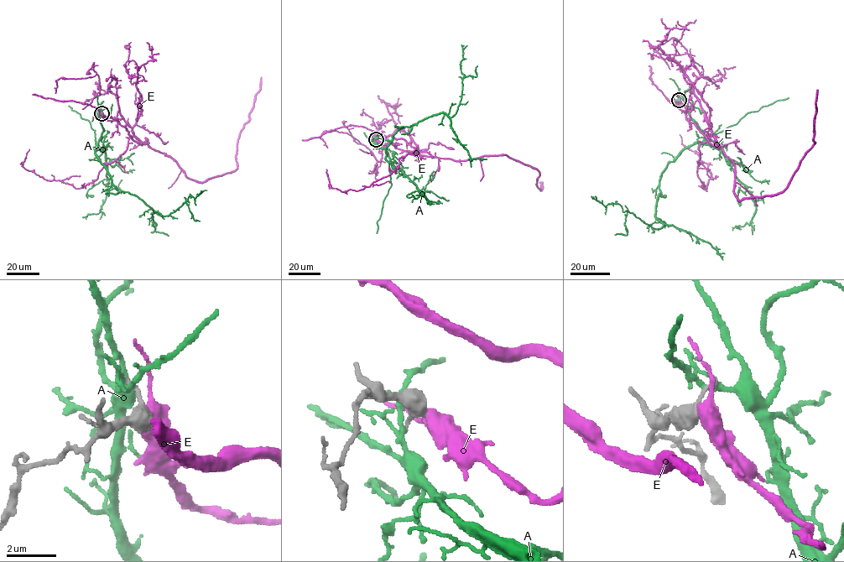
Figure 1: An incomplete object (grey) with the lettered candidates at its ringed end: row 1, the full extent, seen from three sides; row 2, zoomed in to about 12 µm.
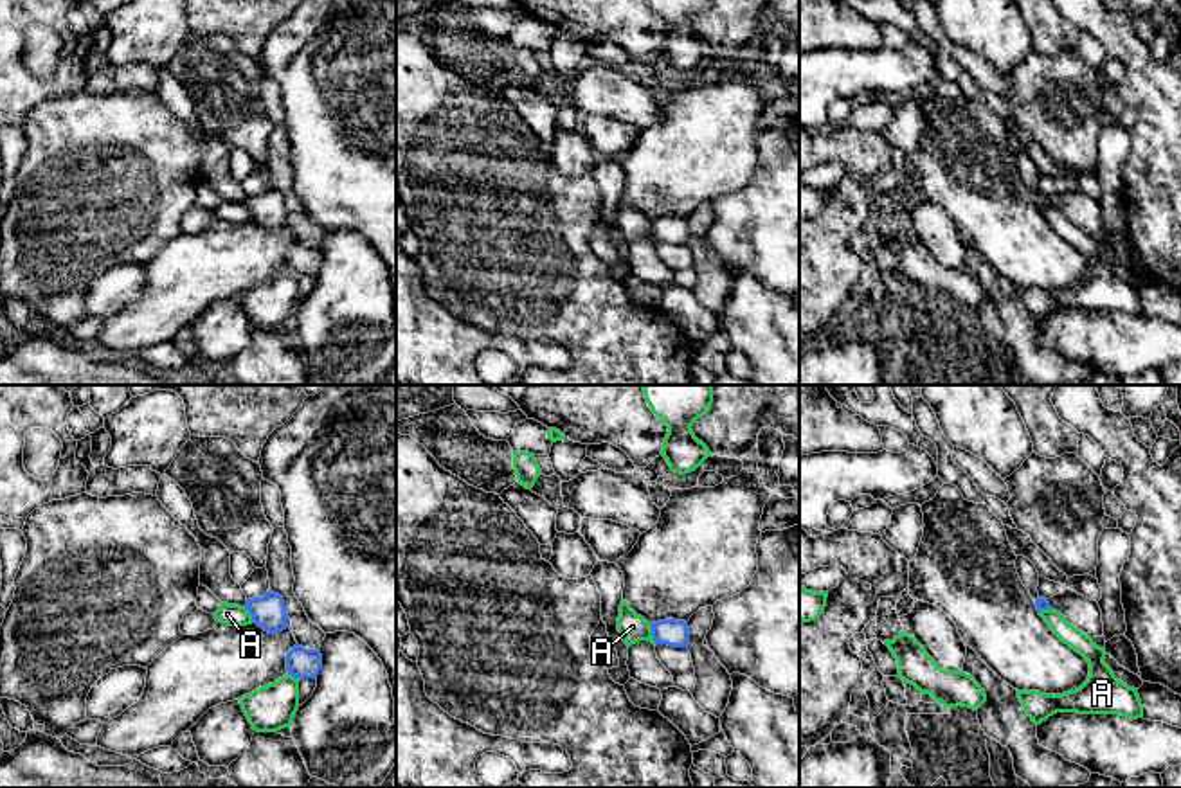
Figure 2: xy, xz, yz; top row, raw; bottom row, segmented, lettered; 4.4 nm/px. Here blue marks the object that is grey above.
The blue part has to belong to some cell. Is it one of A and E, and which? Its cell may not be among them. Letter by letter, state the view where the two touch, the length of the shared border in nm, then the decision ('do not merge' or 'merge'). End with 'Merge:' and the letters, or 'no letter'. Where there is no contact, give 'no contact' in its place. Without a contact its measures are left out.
A: meets blue in xz; contact 110 nm long; do not merge
E: no contact; merge
Merge: E

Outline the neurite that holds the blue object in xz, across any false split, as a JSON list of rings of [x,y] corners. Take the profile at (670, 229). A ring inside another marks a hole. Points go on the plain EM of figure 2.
[[[664,216],[650,219],[655,243],[668,241],[675,245],[690,243],[690,225],[686,218]]]

